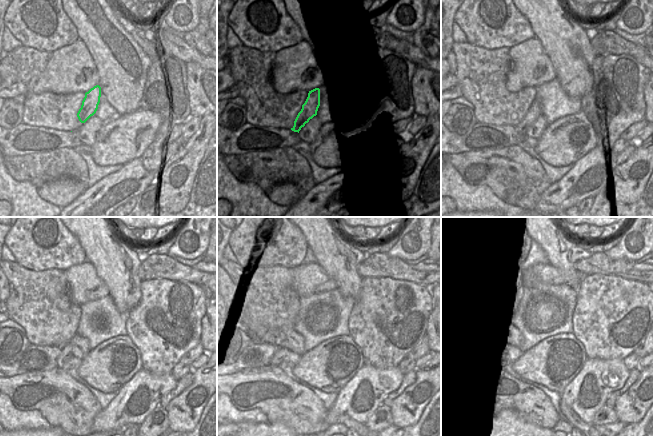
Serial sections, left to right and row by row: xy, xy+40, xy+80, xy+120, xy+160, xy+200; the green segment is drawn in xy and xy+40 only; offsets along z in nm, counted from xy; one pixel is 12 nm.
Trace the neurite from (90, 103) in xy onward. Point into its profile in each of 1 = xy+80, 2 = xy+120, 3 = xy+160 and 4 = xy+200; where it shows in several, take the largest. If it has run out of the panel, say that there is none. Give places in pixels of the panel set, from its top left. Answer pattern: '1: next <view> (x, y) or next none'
1: next xy+80 (534, 111)
2: next xy+120 (68, 362)
3: next xy+160 (285, 359)
4: next xy+200 (505, 360)

